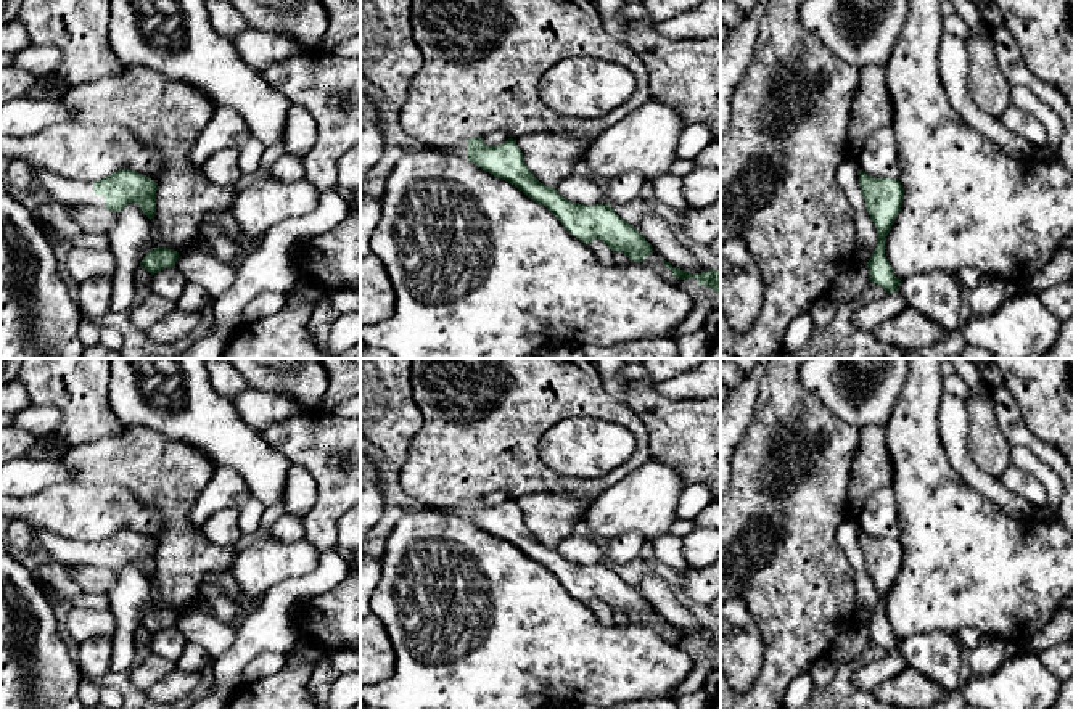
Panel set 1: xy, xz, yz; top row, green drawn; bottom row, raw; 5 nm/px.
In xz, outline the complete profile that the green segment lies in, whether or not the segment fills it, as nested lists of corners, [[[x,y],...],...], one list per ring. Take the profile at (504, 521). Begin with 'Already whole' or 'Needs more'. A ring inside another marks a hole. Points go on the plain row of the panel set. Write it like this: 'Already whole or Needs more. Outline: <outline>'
Needs more. Outline: [[[483,497],[470,498],[457,503],[455,506],[431,506],[423,505],[425,510],[438,510],[441,513],[468,519],[475,526],[481,527],[484,532],[502,539],[515,545],[526,556],[536,563],[545,566],[561,585],[578,600],[586,604],[590,604],[595,598],[602,600],[611,611],[619,611],[629,617],[631,622],[645,622],[645,616],[650,616],[653,611],[652,604],[637,592],[631,584],[621,579],[610,564],[584,566],[565,559],[555,548],[549,548],[541,543],[534,534],[524,524],[521,510],[516,505],[516,500],[508,498],[507,502],[487,506]]]

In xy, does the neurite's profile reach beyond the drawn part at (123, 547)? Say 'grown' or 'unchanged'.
grown

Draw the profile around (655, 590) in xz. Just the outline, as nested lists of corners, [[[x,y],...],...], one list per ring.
[[[643,577],[640,593],[652,604],[653,611],[672,627],[689,633],[709,632],[697,616],[674,598],[672,590],[661,577]]]

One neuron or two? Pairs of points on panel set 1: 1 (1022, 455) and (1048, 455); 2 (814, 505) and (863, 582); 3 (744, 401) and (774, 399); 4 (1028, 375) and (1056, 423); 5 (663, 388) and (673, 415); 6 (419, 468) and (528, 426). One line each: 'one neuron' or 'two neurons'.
1: two neurons
2: two neurons
3: two neurons
4: one neuron
5: two neurons
6: one neuron

